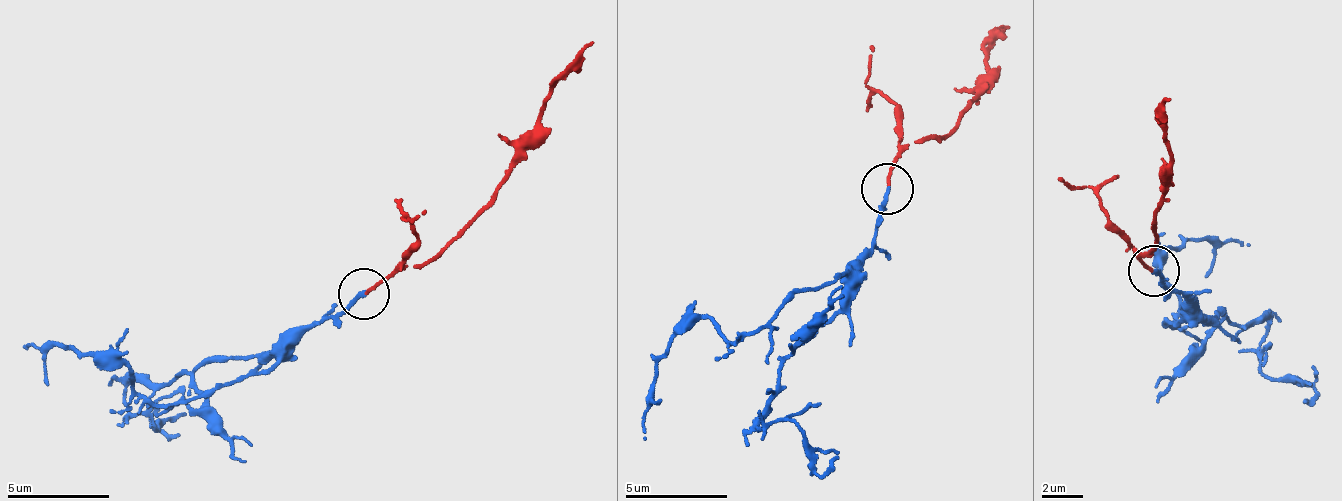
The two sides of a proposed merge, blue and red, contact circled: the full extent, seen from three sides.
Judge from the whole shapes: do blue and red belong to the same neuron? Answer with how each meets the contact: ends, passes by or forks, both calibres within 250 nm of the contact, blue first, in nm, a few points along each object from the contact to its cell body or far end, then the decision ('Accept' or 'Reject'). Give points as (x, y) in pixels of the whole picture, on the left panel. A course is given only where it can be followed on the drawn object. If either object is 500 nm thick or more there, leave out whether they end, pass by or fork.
At the ring blue ends. At the ring red ends. Thickness 180 nm (blue) against 140 nm. Course of blue: (362, 294), (302, 332), (266, 368), (216, 382), (166, 404), (135, 391), (131, 368), (67, 345), (24, 345). Course of red: (364, 296), (401, 271), (437, 259), (482, 208), (535, 129), (554, 79), (594, 42). Accept

